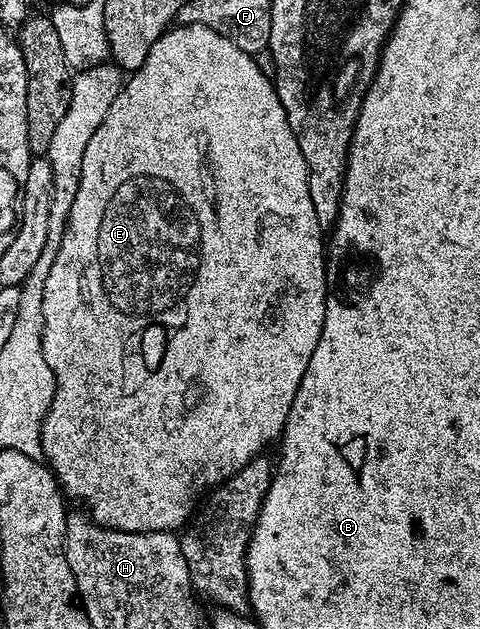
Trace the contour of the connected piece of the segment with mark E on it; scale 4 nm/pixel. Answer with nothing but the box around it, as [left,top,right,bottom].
[41,24,328,531]

